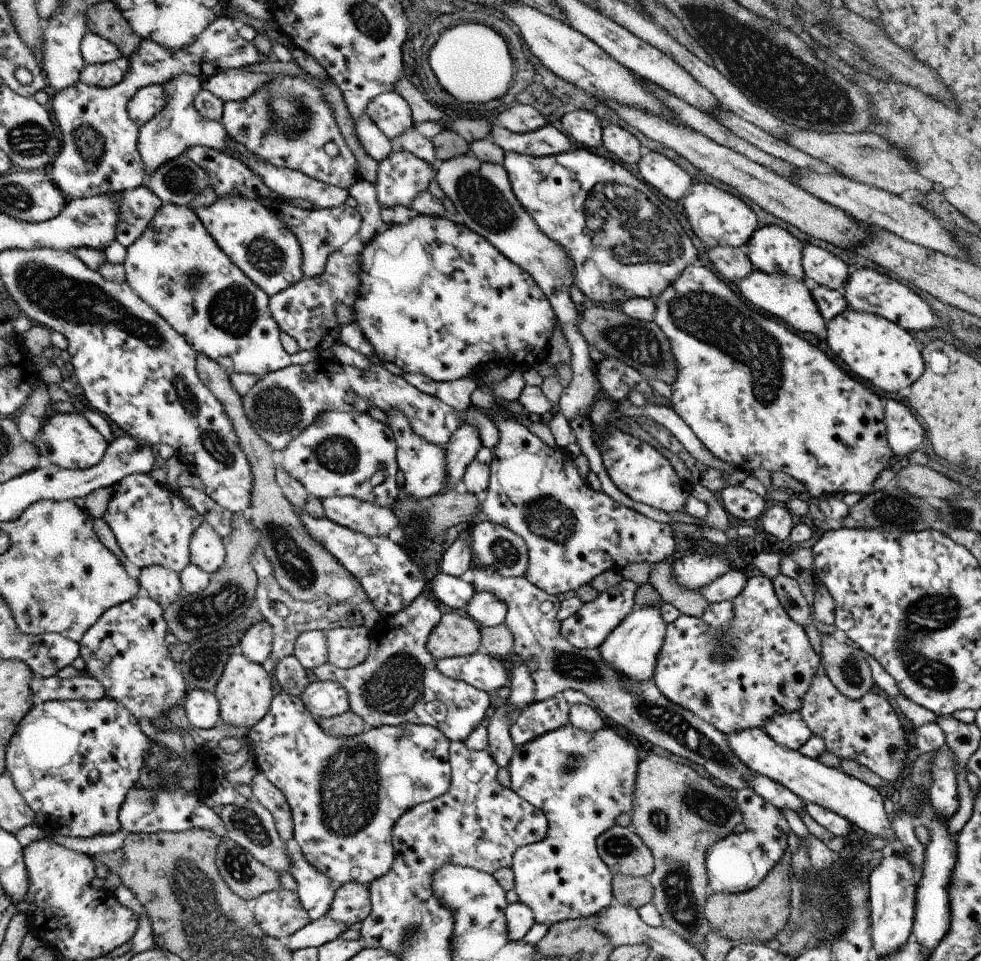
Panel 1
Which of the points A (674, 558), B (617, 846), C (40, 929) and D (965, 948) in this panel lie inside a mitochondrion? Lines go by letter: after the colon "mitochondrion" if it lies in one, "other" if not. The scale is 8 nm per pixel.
A: other
B: mitochondrion
C: other
D: other

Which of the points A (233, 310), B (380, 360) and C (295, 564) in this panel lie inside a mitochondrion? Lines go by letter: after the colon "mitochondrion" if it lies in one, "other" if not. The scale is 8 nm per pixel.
A: mitochondrion
B: other
C: mitochondrion

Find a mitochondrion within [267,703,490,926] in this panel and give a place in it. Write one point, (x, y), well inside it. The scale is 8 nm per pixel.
(348, 796)

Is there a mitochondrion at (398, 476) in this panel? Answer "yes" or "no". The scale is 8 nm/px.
no

